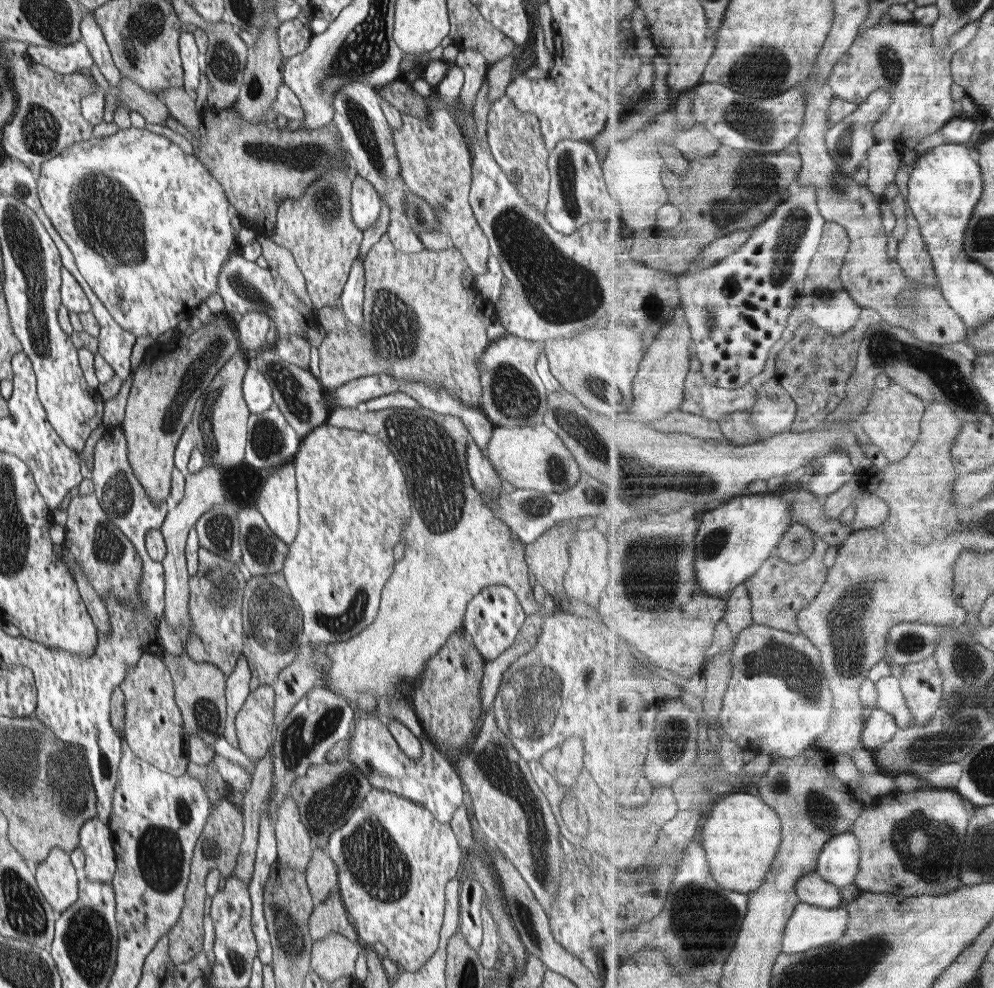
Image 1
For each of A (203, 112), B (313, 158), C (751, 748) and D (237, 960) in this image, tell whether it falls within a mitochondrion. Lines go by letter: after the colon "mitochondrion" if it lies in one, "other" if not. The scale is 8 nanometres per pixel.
A: other
B: mitochondrion
C: other
D: mitochondrion

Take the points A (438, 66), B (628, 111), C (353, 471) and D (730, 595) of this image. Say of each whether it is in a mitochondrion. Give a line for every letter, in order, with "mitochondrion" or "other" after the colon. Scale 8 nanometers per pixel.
A: other
B: other
C: other
D: other

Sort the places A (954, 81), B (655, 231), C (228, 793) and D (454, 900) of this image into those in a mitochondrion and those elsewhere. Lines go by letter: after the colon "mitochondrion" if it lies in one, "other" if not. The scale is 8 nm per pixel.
A: other
B: other
C: other
D: other

